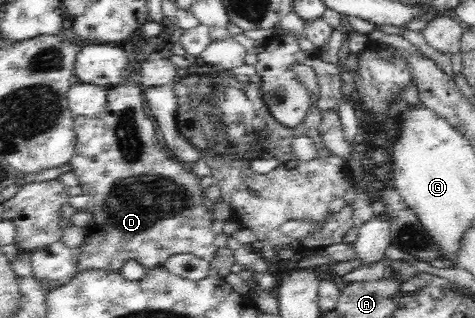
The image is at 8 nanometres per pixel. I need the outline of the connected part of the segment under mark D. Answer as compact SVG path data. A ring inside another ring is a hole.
M132 59L132 61L128 61L126 75L124 75L118 83L114 83L114 85L106 85L106 87L104 87L104 90L106 90L106 105L104 105L104 109L102 109L98 115L94 115L94 117L90 118L73 118L75 149L74 157L72 157L71 161L68 161L68 164L70 165L70 168L72 168L70 169L70 172L74 173L74 175L78 177L78 185L82 188L82 195L86 195L86 197L88 197L88 205L86 209L90 212L90 215L92 215L94 224L92 225L92 229L89 229L88 239L80 247L80 255L78 257L78 263L76 263L74 273L72 273L72 275L68 275L68 277L64 277L64 279L46 279L46 281L38 281L45 293L53 292L54 290L67 286L78 274L81 274L82 272L90 270L120 272L124 267L124 264L128 263L130 260L140 263L144 269L148 269L148 272L152 272L158 268L162 268L168 258L179 254L191 254L209 262L211 262L216 256L217 248L214 246L216 236L212 232L212 225L214 223L214 219L212 219L213 211L207 200L207 196L205 195L205 188L200 185L200 179L194 173L190 173L184 165L176 163L174 158L170 157L170 155L166 153L166 150L162 148L162 144L158 141L157 129L154 127L154 122L152 119L149 119L149 116L146 115L146 111L144 110L143 93L145 87L143 85L143 80L141 79L140 61L142 61L142 59Z

